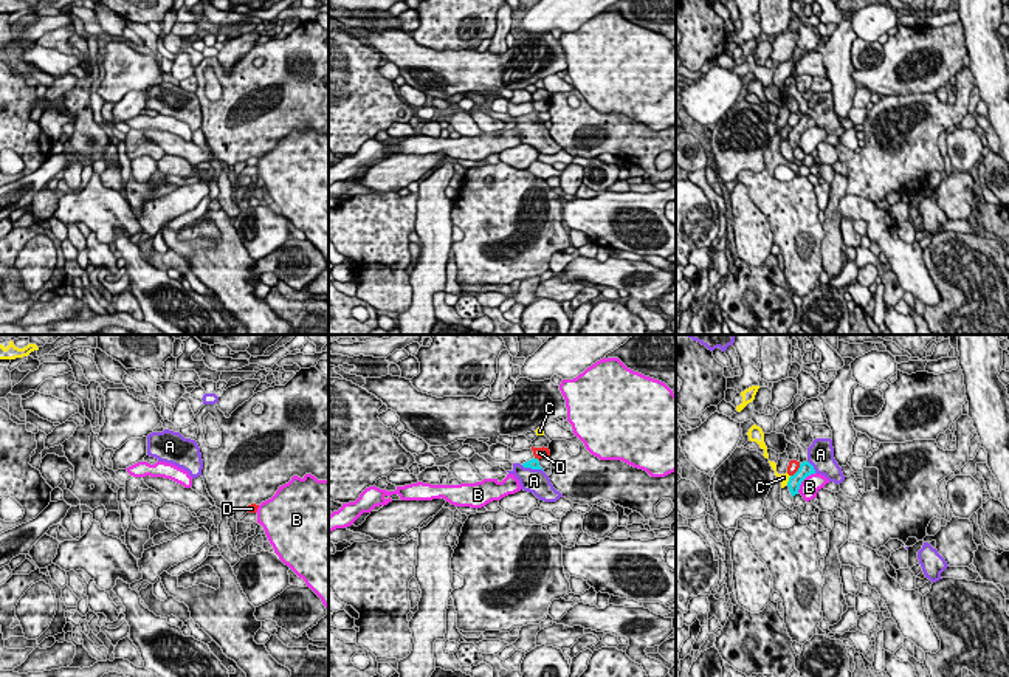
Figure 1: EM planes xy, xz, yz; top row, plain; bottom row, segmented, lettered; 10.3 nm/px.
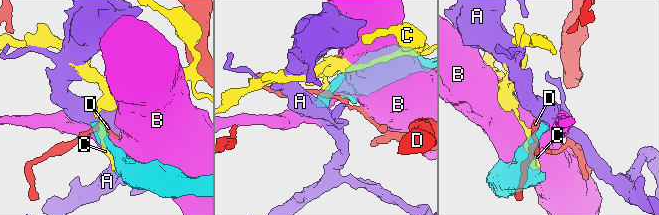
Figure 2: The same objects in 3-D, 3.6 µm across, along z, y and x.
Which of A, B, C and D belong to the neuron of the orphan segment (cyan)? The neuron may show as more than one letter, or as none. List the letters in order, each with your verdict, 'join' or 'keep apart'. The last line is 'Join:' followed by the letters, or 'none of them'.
A: join
B: keep apart
C: keep apart
D: keep apart
Join: A

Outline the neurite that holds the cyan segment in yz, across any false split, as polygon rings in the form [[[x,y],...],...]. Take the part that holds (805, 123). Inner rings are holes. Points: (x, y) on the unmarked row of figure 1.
[[[815,91],[808,101],[808,113],[800,116],[798,124],[787,135],[792,150],[798,147],[801,135],[815,125],[839,138],[845,133],[842,121],[834,112],[831,91]]]

